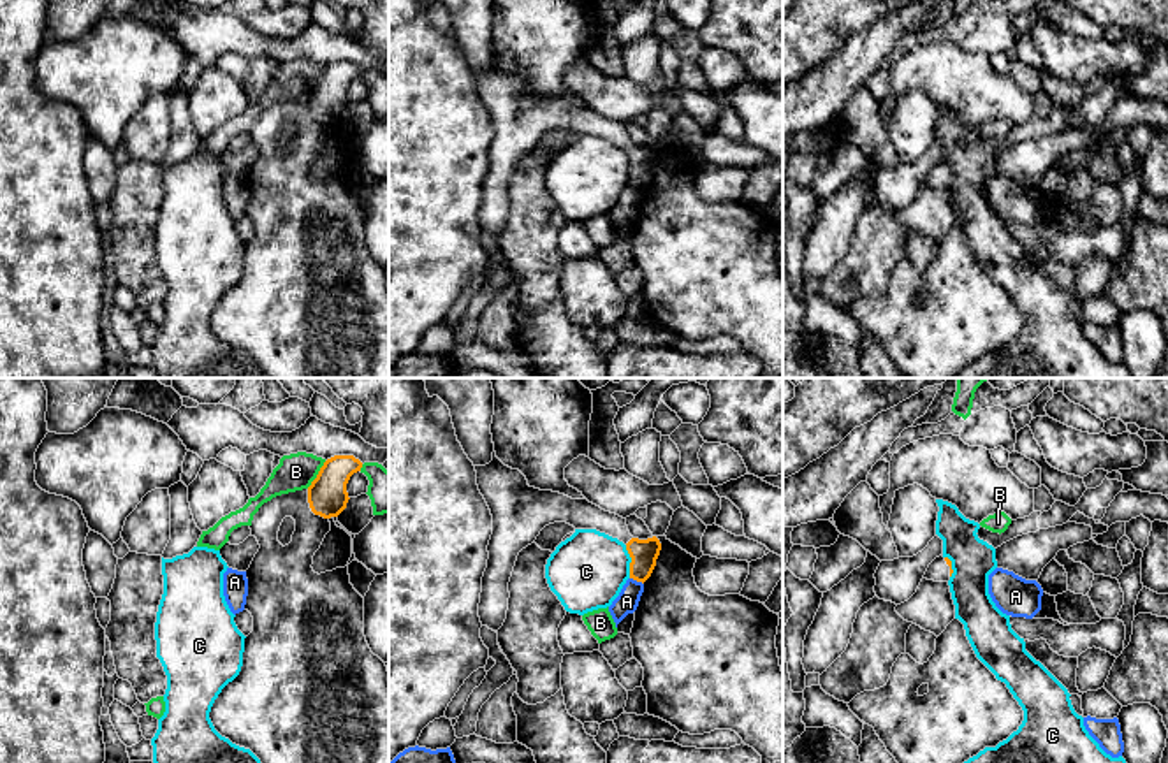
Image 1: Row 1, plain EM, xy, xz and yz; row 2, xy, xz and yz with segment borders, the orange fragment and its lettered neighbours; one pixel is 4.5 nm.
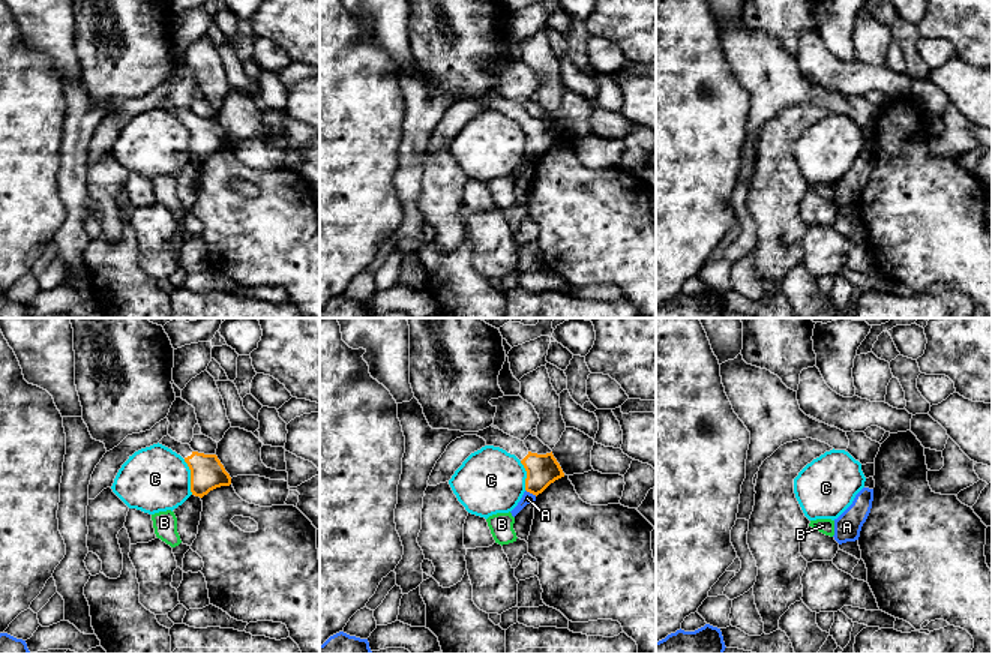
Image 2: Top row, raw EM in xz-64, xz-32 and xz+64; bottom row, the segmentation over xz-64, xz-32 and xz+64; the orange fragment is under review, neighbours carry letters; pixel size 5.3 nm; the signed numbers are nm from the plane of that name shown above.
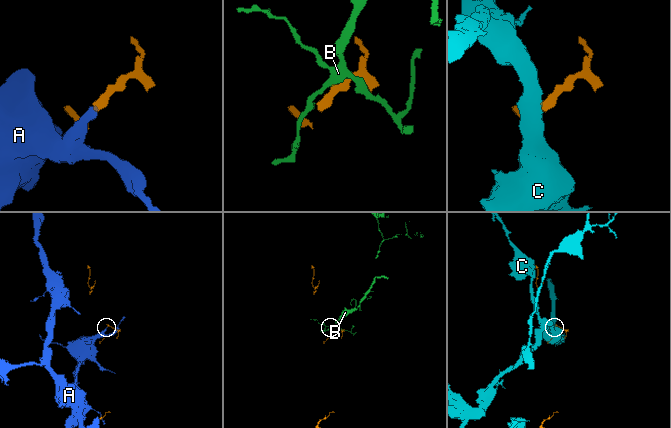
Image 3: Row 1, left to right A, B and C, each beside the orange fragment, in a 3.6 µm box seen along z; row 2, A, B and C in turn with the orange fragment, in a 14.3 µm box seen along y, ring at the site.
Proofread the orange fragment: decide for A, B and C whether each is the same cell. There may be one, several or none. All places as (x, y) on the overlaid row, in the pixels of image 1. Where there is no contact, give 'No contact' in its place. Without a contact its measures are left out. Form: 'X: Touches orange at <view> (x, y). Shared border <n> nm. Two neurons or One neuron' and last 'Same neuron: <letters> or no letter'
A: Touches orange at xz (637, 581). Shared border 70 nm. Two neurons
B: Touches orange at xy (317, 475). Shared border 160 nm. Two neurons
C: Touches orange at xz (632, 561). Shared border 150 nm. Two neurons
Same neuron: no letter

